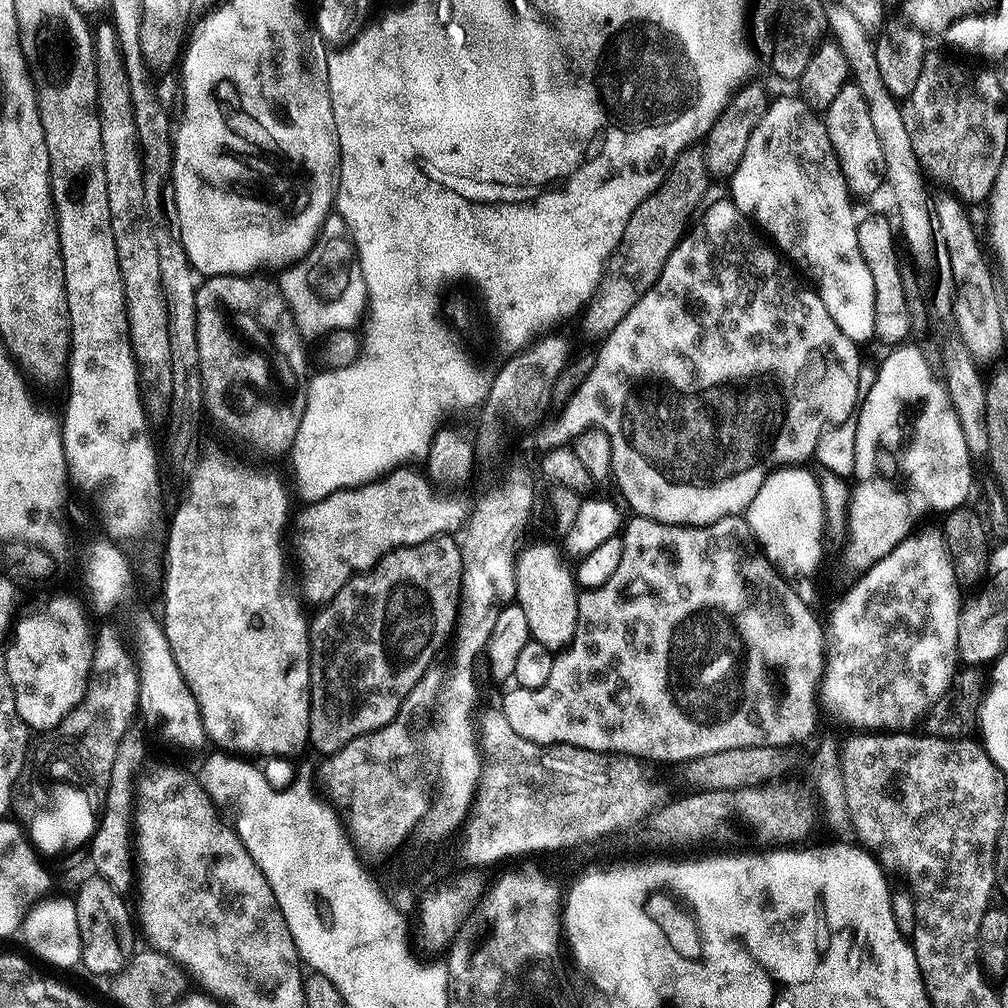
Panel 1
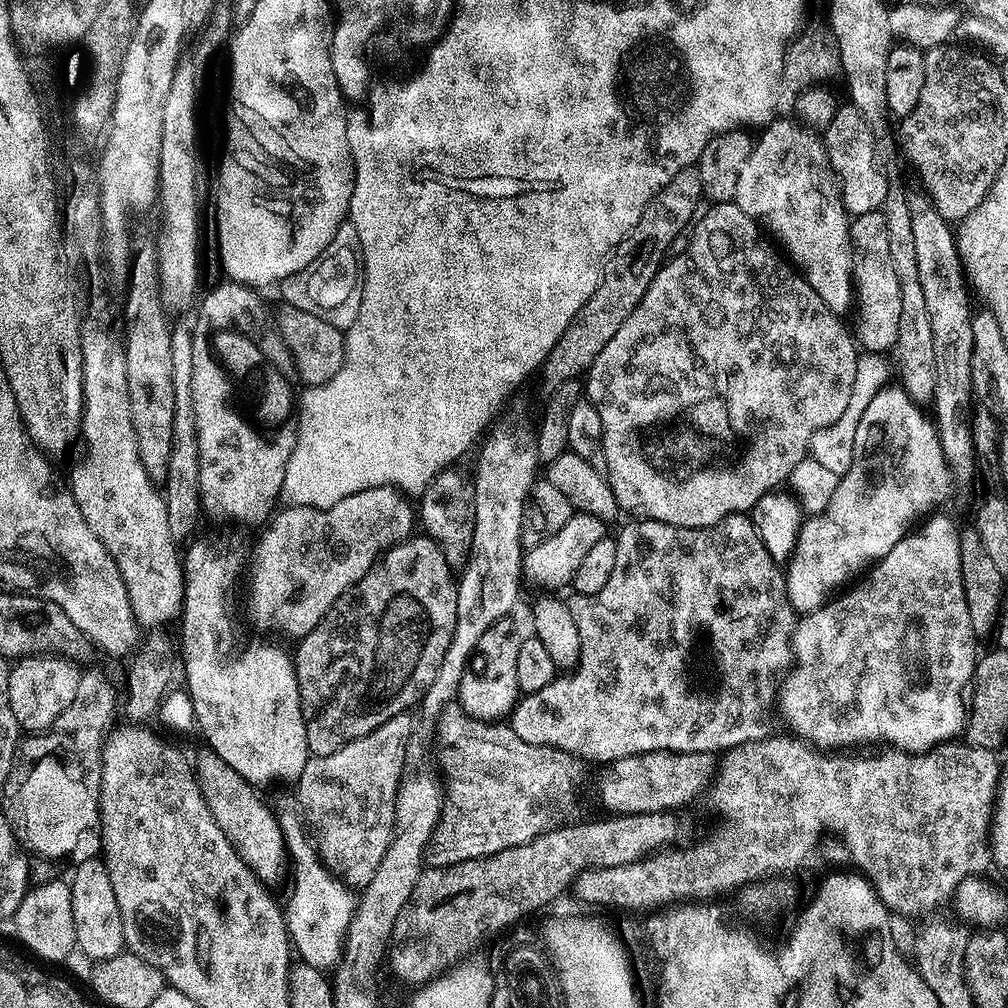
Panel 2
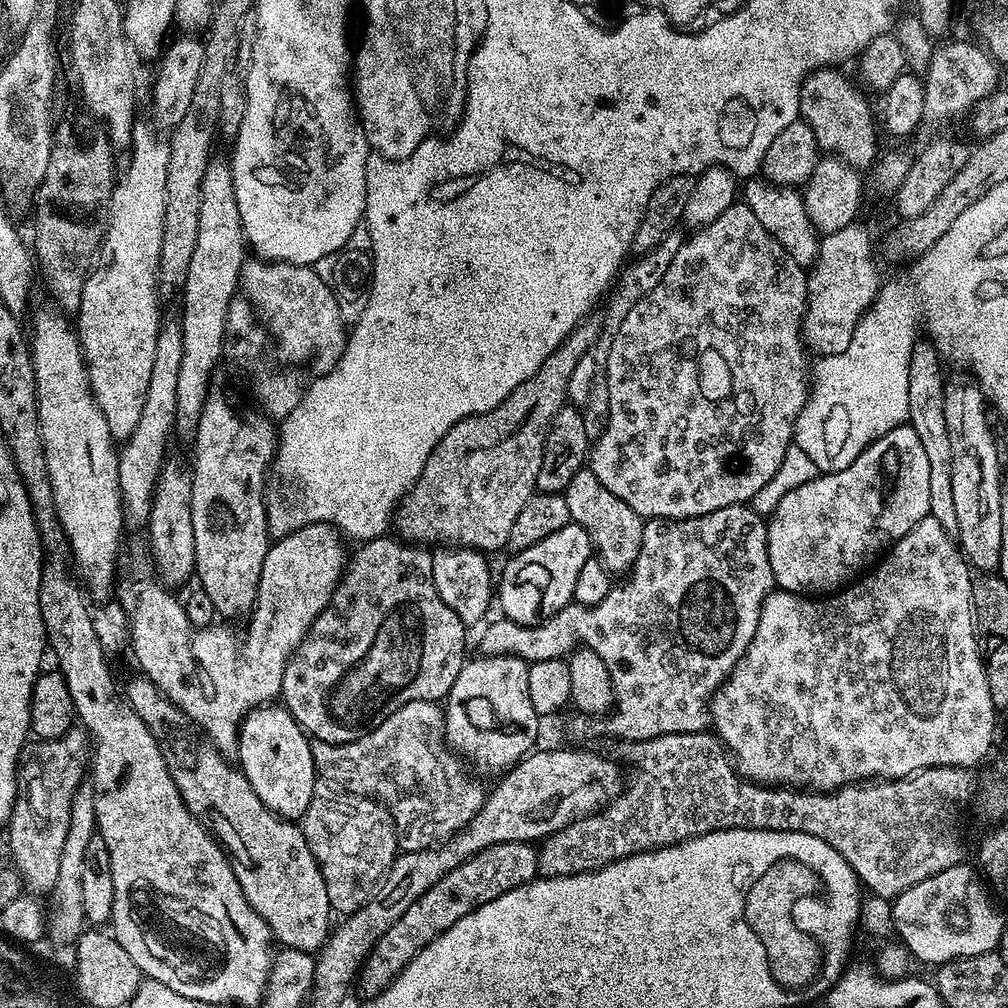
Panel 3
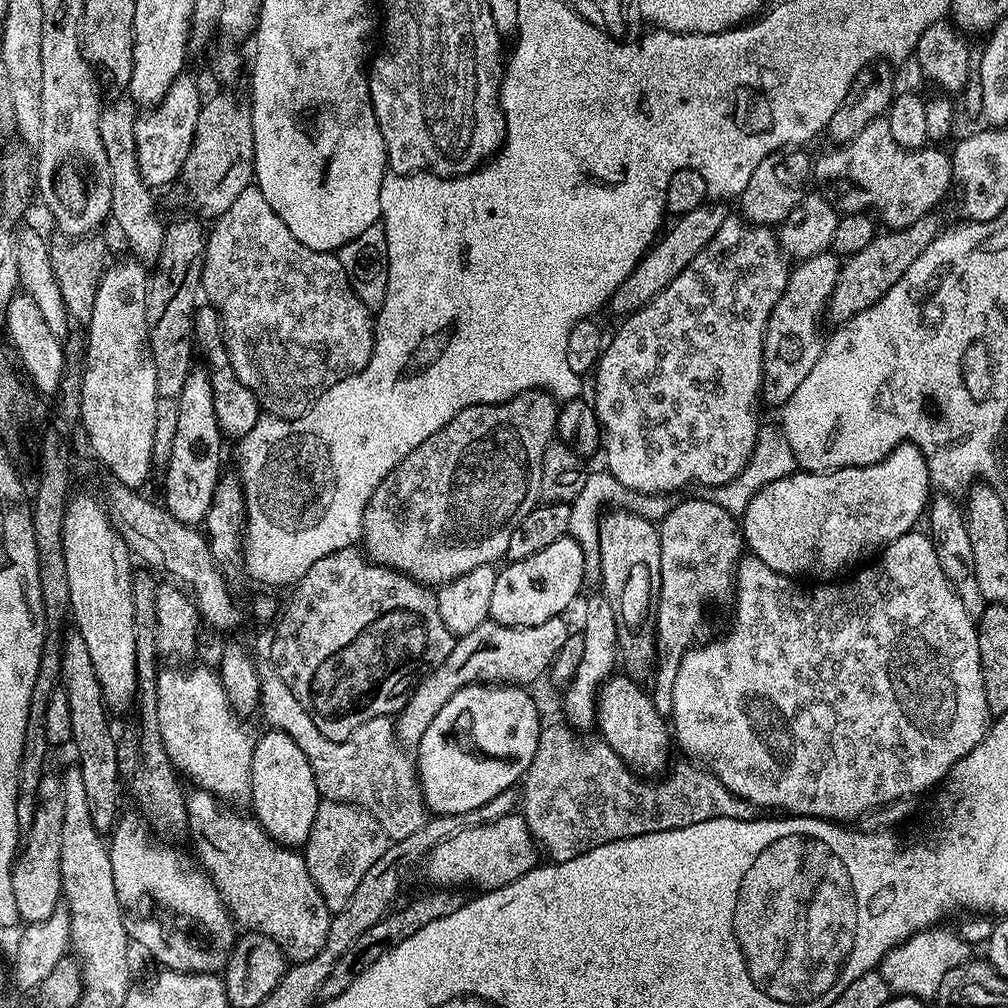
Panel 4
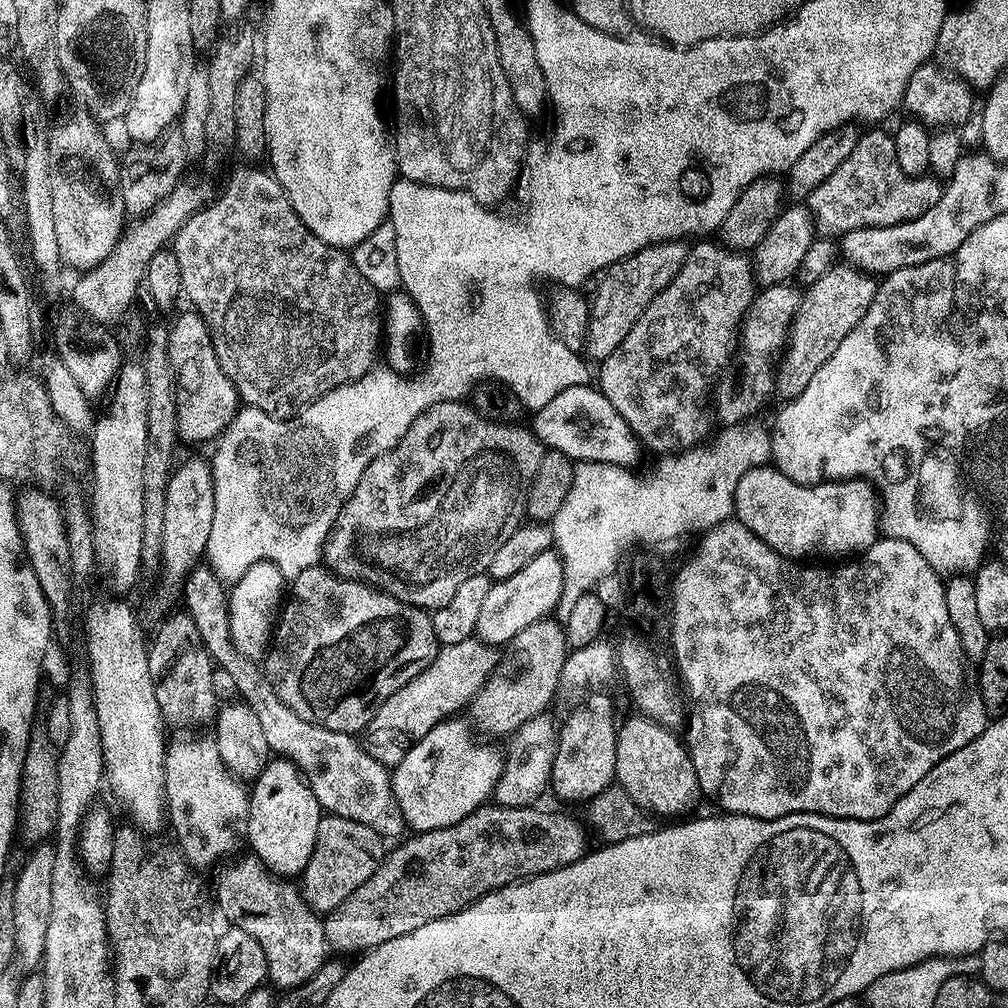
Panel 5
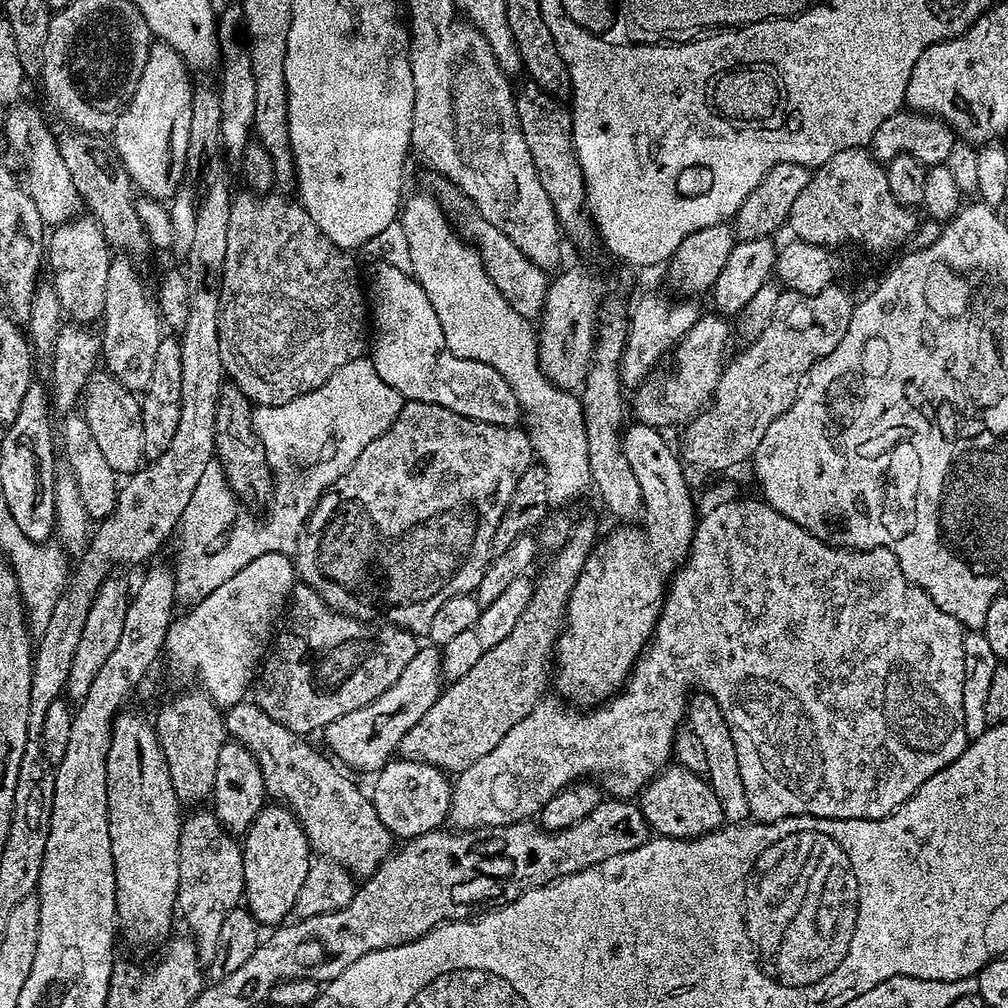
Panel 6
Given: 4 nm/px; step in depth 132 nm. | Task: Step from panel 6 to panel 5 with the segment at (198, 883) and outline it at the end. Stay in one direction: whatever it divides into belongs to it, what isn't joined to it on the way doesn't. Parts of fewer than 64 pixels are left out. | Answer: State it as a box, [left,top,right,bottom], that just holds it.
[164,739,250,870]

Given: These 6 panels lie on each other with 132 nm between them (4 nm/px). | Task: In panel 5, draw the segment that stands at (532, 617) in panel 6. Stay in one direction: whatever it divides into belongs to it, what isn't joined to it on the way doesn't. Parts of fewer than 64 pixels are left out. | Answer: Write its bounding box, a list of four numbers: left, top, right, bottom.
[470,616,570,738]

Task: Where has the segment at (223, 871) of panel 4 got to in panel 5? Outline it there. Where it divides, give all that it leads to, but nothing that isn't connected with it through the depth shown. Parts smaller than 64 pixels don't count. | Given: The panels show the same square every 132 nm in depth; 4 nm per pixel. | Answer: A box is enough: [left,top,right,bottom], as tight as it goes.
[215,854,326,990]

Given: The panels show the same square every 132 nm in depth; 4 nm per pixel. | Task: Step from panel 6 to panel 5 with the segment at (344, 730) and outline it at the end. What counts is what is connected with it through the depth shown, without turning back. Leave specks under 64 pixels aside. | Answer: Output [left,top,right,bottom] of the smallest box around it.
[362,638,497,766]

